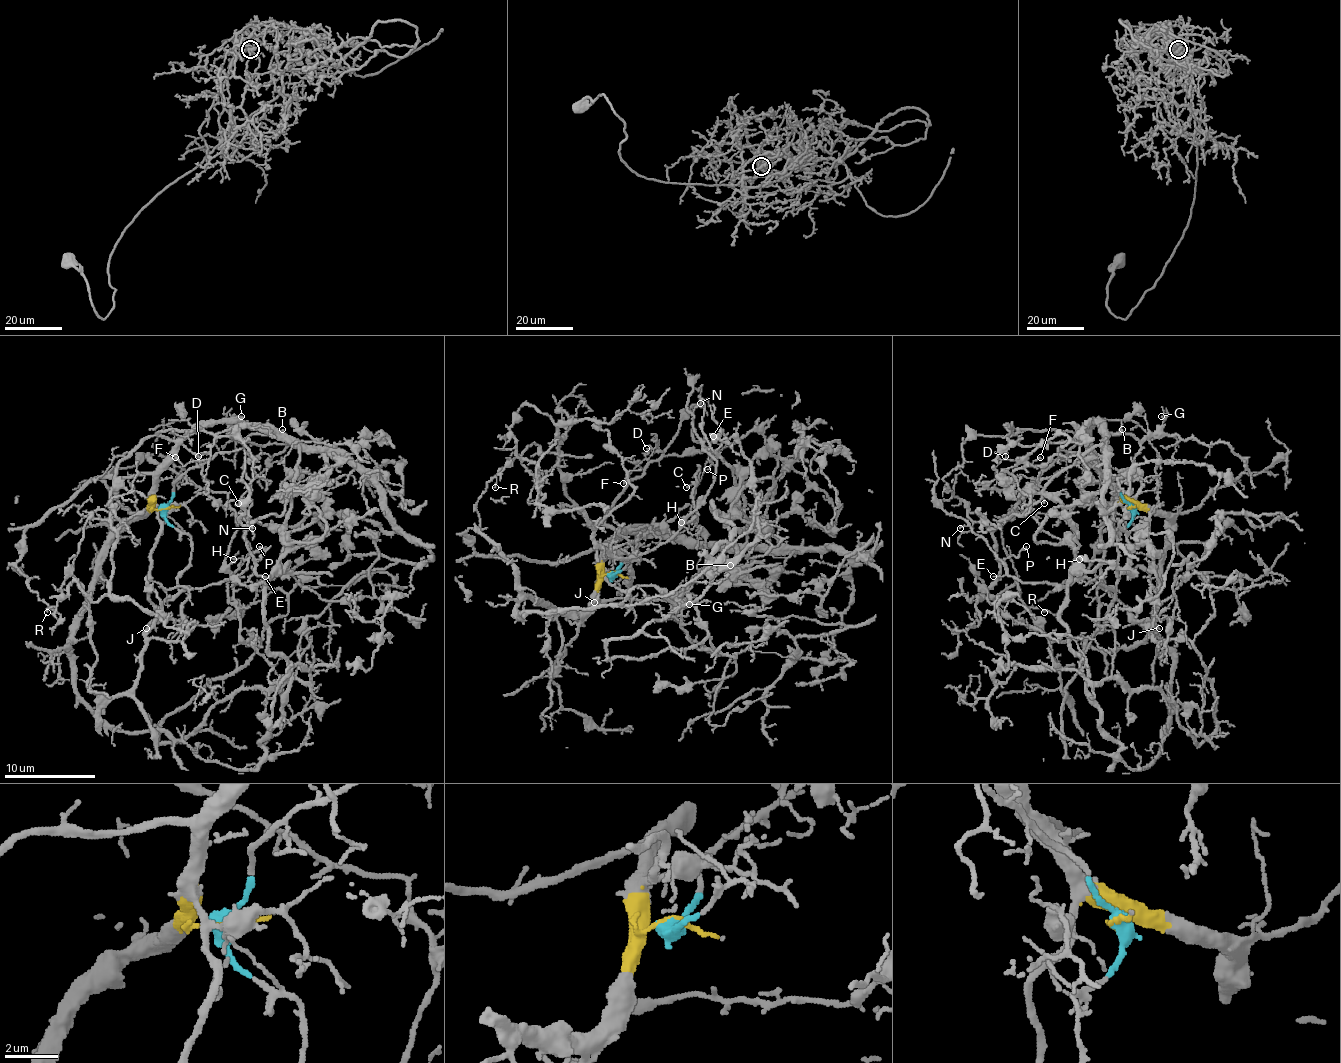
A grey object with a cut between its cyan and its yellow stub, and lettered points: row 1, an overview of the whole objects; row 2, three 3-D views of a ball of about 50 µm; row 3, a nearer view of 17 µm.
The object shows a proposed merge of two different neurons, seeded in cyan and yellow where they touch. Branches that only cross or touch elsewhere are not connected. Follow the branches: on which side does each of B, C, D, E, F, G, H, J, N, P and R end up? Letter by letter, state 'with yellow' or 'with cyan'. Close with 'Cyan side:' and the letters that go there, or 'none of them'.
B: with yellow
C: with cyan
D: with yellow
E: with cyan
F: with yellow
G: with yellow
H: with cyan
J: with yellow
N: with cyan
P: with cyan
R: with yellow
Cyan side: C, E, H, N, P

